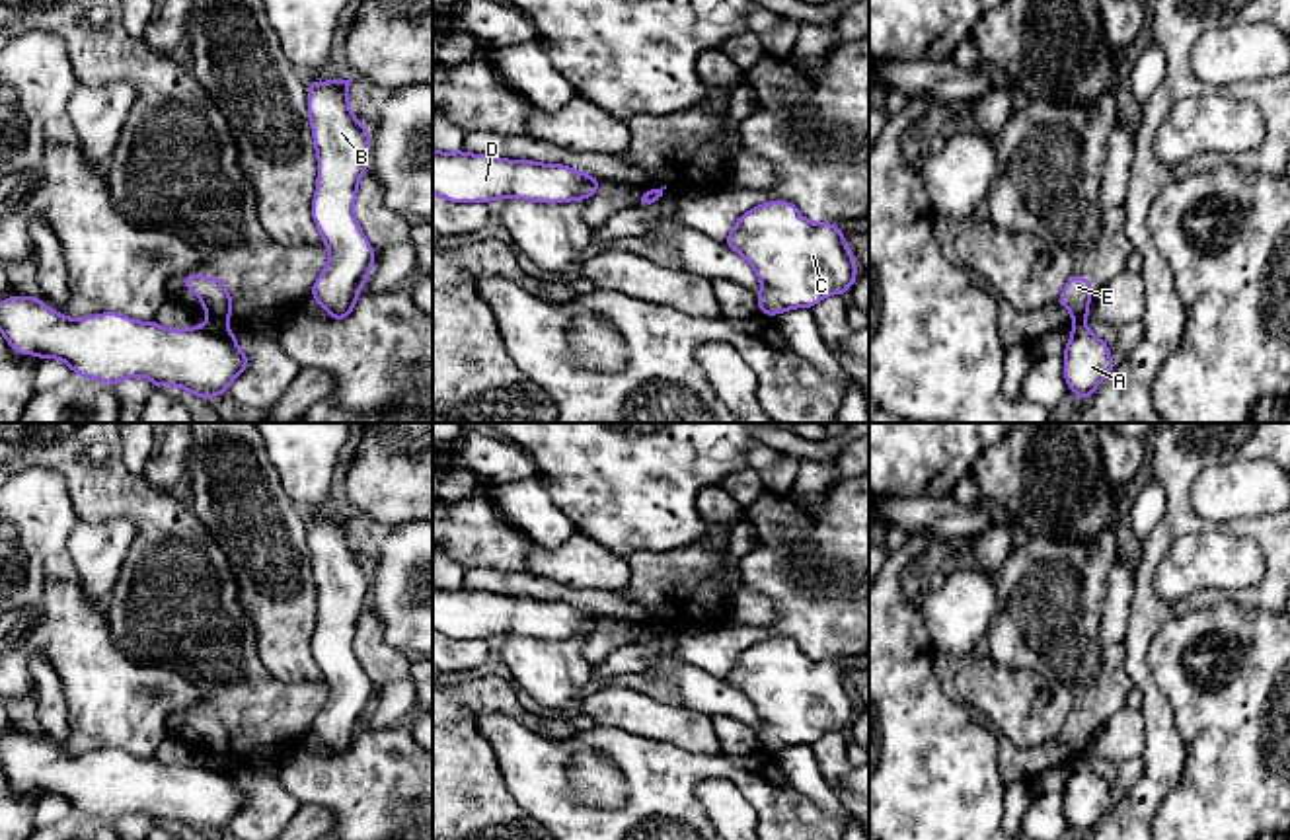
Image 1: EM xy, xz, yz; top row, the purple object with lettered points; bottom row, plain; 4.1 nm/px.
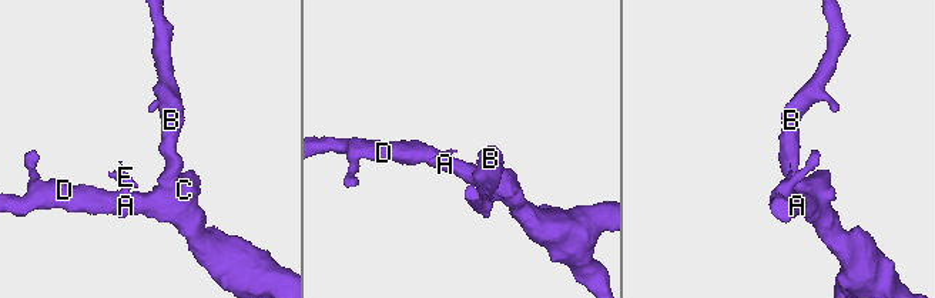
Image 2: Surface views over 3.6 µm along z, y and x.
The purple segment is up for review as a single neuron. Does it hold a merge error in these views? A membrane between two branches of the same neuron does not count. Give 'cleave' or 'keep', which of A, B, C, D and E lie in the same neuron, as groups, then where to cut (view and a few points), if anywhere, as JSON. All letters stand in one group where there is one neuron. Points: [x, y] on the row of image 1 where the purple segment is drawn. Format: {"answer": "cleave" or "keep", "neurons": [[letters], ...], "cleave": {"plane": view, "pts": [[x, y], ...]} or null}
{"answer": "cleave", "neurons": [["A", "B", "C", "D"], ["E"]], "cleave": {"plane": "xy", "pts": [[209, 318], [223, 322]]}}

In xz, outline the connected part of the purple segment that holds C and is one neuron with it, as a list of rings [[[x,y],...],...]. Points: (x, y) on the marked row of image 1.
[[[770,201],[739,216],[725,244],[740,253],[758,275],[762,290],[760,312],[776,316],[793,308],[813,308],[830,294],[846,294],[857,275],[857,265],[838,224],[809,222],[793,203]]]

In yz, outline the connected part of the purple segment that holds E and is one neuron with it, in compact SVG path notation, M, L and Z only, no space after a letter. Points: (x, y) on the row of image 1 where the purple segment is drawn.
M1070 275L1056 302L1072 314L1074 322L1083 322L1091 308L1089 296L1093 296L1091 281Z

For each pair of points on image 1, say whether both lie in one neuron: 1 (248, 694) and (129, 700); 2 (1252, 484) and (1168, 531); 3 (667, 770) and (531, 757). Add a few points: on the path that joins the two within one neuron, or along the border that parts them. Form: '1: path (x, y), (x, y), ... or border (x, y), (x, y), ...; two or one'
1: border (170, 669), (205, 694), (207, 700), (197, 710); two
2: border (1189, 484), (1189, 501), (1205, 519), (1244, 517); two
3: path (634, 757), (614, 743), (577, 743), (564, 751); one

